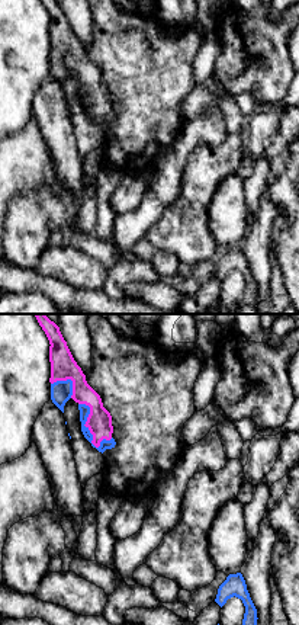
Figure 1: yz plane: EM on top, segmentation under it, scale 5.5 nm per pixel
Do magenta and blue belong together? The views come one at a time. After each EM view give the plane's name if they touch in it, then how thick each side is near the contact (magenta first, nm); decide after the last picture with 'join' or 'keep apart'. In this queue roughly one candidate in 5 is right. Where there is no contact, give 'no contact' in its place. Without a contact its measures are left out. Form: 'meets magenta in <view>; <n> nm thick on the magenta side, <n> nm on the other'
meets magenta in yz; 140 nm thick on the magenta side, 60 nm on the other

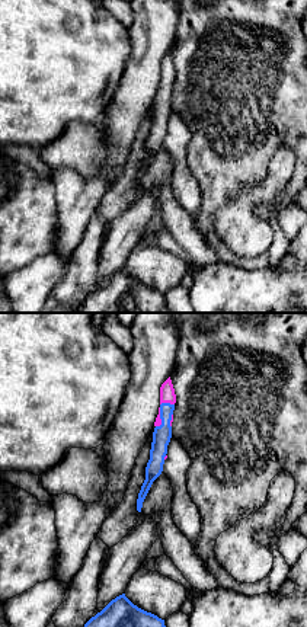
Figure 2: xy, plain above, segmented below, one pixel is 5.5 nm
meets magenta in xy; 80 nm thick on the magenta side, 100 nm on the other

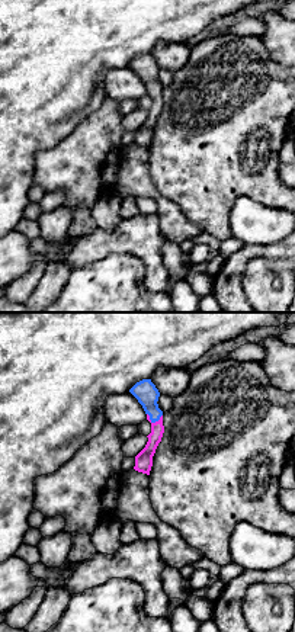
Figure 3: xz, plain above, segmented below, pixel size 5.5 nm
meets magenta in xz; 100 nm thick on the magenta side, 120 nm on the other

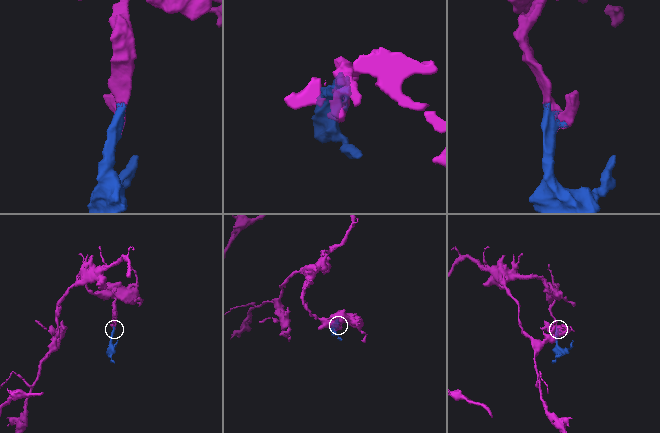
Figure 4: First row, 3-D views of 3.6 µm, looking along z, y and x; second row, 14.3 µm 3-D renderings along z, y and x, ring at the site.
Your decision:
join

